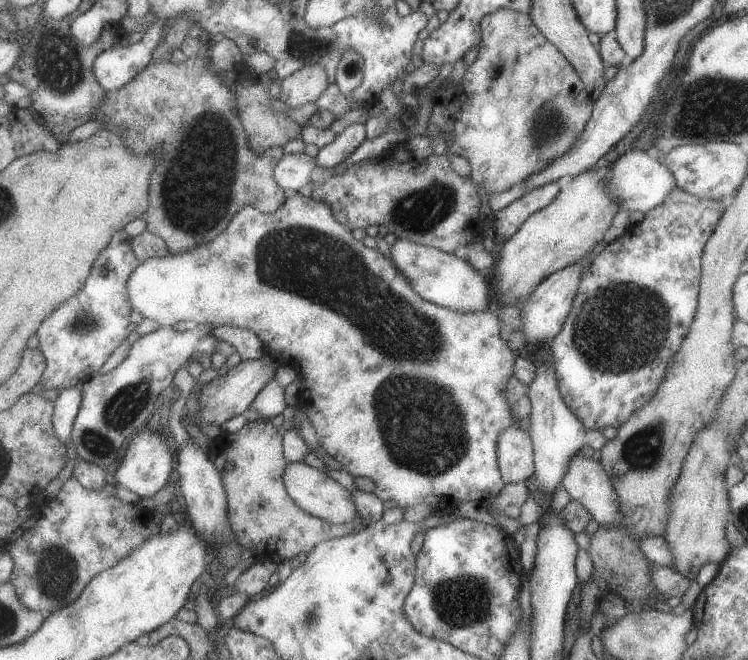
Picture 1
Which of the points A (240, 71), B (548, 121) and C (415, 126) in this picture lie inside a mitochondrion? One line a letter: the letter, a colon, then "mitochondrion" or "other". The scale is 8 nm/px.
A: other
B: mitochondrion
C: other

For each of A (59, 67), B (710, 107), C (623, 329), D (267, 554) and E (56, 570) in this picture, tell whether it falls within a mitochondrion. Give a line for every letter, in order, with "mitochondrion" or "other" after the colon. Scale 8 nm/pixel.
A: mitochondrion
B: mitochondrion
C: mitochondrion
D: other
E: mitochondrion

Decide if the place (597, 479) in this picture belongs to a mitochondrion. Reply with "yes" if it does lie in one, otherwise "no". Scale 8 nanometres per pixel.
no

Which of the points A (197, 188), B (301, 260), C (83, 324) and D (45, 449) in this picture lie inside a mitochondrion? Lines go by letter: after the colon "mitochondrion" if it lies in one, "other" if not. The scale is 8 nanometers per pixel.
A: mitochondrion
B: mitochondrion
C: mitochondrion
D: other

